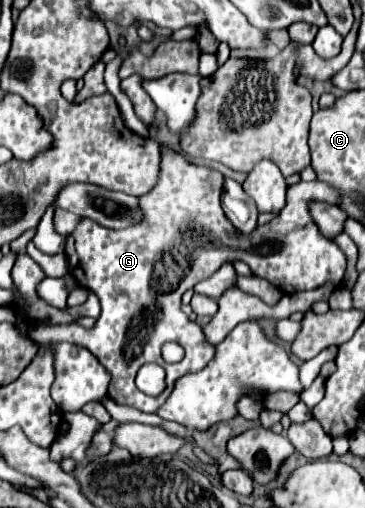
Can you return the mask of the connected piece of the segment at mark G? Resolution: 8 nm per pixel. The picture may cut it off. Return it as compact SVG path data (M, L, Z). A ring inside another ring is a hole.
M164 147L160 153L158 183L152 191L138 197L138 207L142 211L140 223L114 231L96 225L90 219L80 219L72 235L66 239L66 257L72 275L78 275L80 285L94 285L94 293L100 293L102 313L94 329L88 331L76 323L70 327L35 324L30 337L46 345L52 343L52 339L66 339L84 345L112 375L108 387L110 399L152 413L168 399L176 379L200 371L214 357L214 345L206 341L202 327L192 323L180 311L180 299L186 289L208 279L224 263L244 261L256 277L268 279L286 295L318 289L326 283L334 283L334 287L344 283L346 255L334 241L322 237L306 207L310 199L338 205L340 197L334 187L328 187L322 181L302 181L292 185L286 195L286 207L280 215L274 221L256 227L250 235L236 231L226 219L220 205L222 187L222 173L204 165L188 163L180 153ZM166 341L176 341L184 347L186 355L180 363L170 365L162 359L162 345ZM144 363L158 363L166 369L166 391L158 397L144 395L134 385L134 377Z

